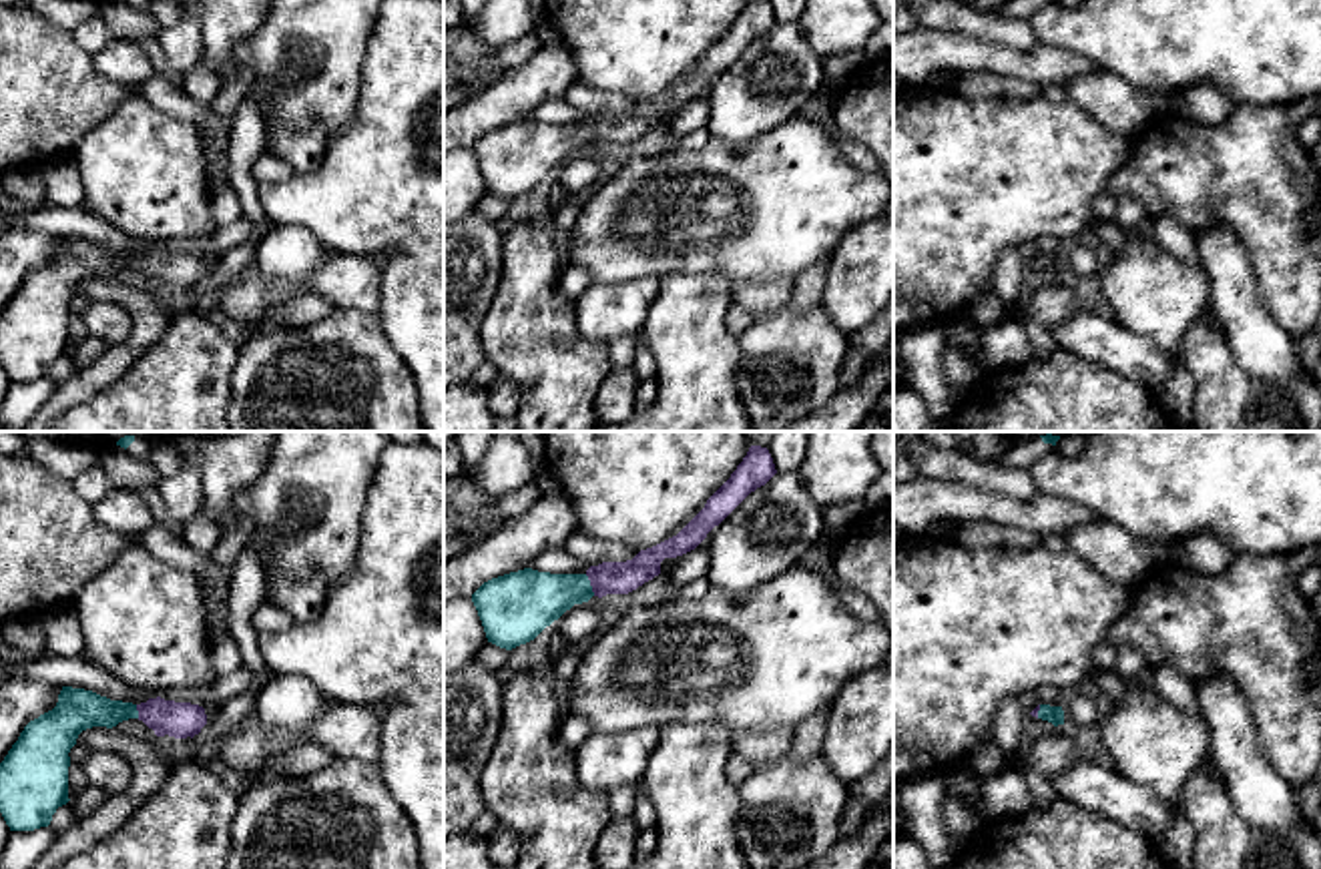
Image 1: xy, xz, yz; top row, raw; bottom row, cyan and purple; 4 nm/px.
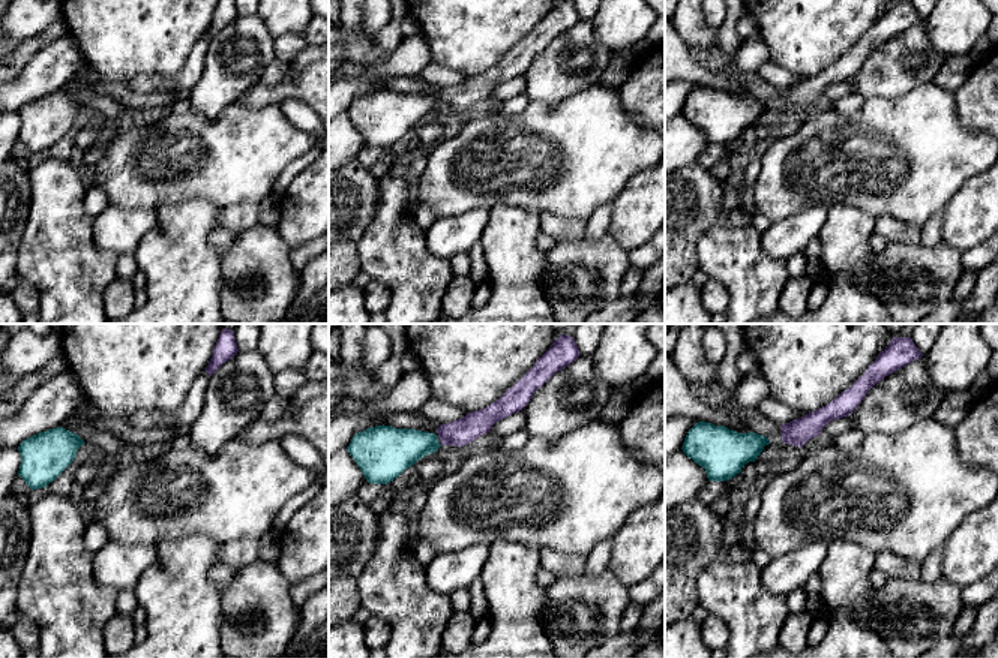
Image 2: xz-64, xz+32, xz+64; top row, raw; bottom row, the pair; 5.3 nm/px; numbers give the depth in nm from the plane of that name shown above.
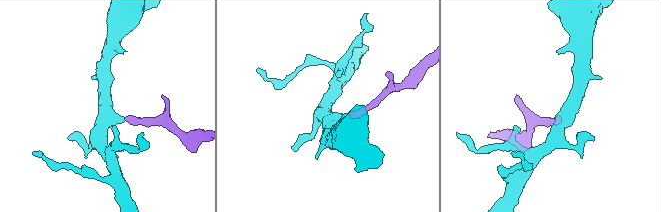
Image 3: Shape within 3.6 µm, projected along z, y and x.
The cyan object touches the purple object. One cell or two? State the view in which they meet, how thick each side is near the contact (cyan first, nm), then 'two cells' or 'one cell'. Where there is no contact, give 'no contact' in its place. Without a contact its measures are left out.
contact in xz; calibres 260 and 130 nm; one cell

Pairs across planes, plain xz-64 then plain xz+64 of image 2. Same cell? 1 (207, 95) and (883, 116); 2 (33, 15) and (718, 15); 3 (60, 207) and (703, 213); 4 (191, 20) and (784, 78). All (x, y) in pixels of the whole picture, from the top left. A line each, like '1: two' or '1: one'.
1: two
2: one
3: two
4: two

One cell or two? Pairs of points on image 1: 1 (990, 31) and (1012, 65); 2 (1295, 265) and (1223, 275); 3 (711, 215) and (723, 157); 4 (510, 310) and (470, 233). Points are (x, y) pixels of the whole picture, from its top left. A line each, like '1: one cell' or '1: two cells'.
1: two cells
2: two cells
3: one cell
4: two cells

